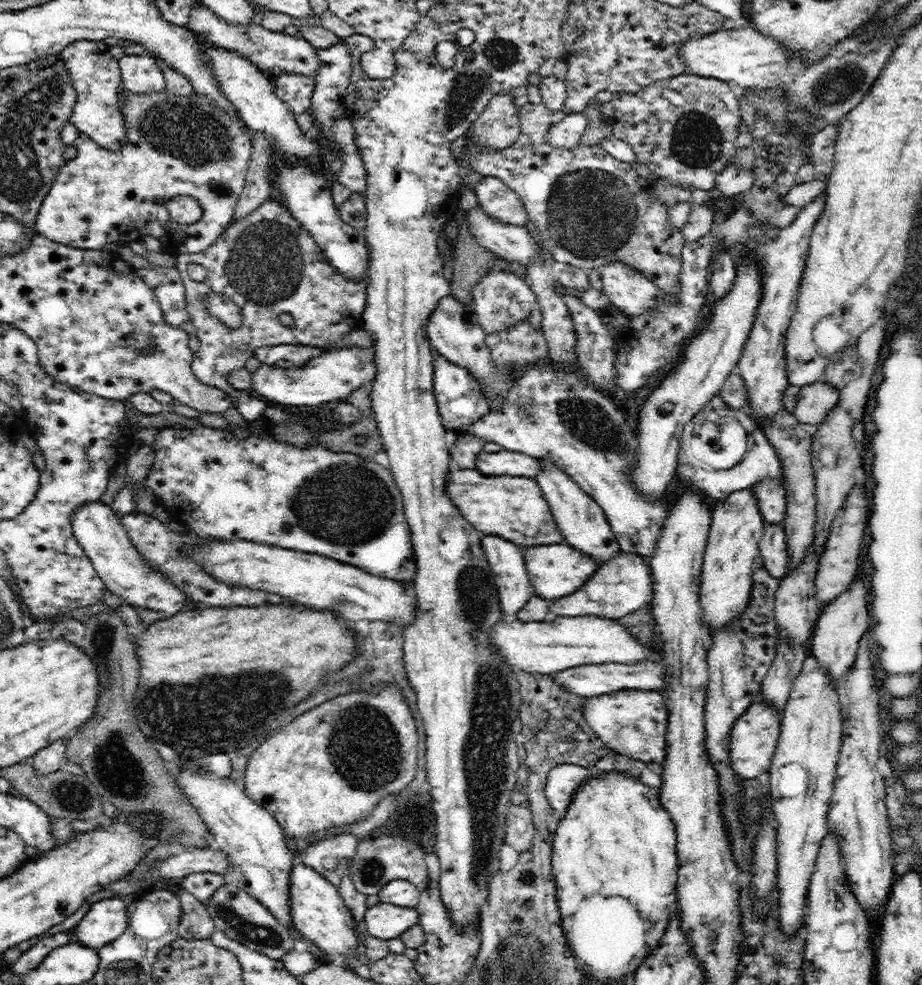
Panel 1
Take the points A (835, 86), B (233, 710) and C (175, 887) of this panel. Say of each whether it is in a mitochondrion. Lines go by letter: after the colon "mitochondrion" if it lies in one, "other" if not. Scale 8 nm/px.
A: mitochondrion
B: mitochondrion
C: other

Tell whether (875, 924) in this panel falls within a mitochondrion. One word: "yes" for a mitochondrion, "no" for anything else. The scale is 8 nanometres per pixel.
no

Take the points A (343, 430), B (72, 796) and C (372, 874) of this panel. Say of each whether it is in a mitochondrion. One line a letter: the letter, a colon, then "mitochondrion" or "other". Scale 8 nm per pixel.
A: other
B: mitochondrion
C: mitochondrion

